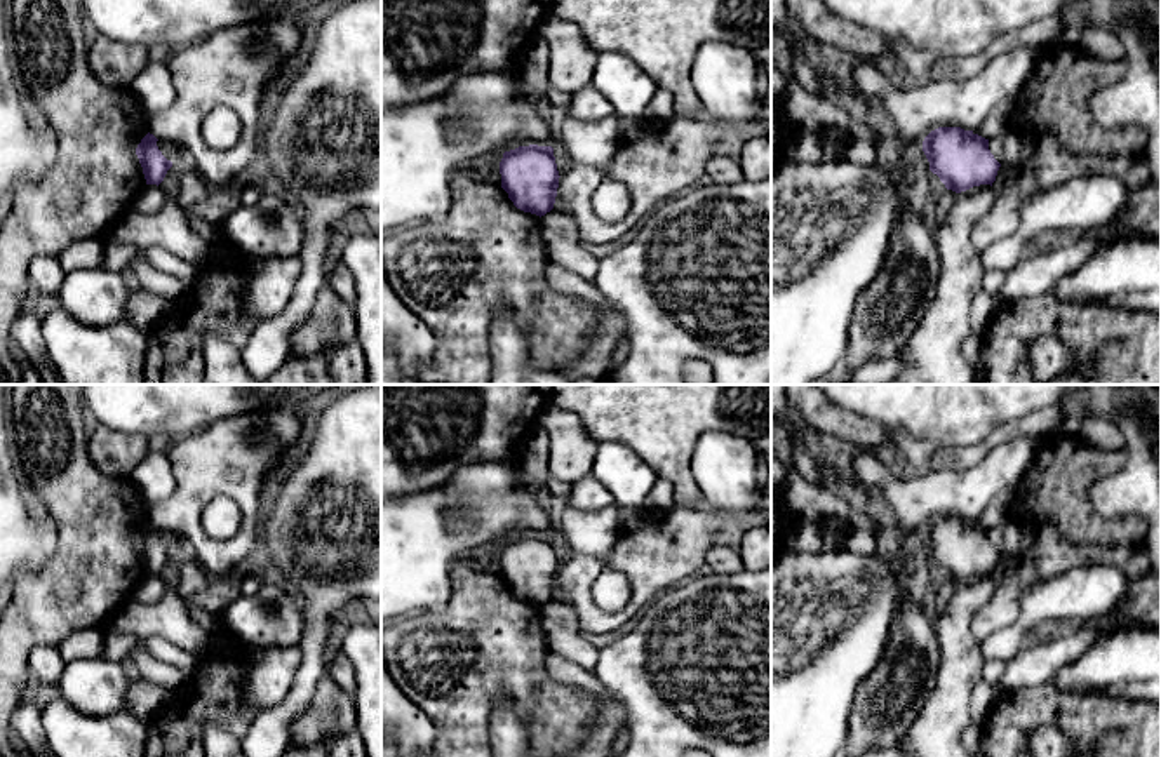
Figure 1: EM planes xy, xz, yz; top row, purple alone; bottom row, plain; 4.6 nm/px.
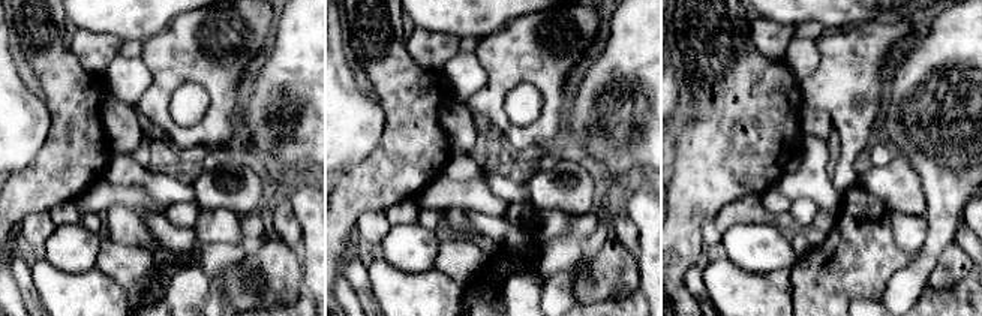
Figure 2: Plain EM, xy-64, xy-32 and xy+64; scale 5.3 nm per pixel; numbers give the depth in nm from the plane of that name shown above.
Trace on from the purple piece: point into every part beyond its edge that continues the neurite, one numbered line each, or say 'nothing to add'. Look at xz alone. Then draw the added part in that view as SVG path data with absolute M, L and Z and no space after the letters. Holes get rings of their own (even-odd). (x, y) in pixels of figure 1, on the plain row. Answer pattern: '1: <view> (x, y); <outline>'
nothing to add

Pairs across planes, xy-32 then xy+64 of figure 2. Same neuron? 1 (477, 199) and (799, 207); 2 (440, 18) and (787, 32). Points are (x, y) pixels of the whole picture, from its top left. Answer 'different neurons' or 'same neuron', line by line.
1: different neurons
2: different neurons

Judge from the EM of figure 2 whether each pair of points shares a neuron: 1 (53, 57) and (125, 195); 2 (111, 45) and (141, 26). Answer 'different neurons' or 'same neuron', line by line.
1: different neurons
2: different neurons

